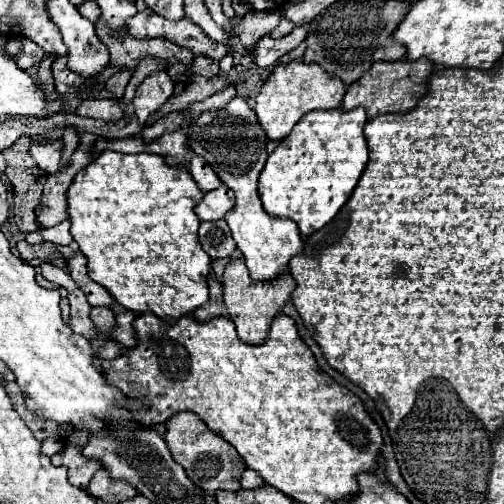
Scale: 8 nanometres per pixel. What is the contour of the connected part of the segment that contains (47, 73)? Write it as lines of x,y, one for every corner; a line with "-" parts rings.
46,55
40,63
38,63
38,81
40,83
52,83
52,63
54,63
56,55

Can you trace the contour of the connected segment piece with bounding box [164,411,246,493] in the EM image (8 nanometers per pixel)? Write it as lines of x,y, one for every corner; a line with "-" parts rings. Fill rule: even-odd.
184,411
184,413
176,413
174,417
170,417
166,421
164,441
168,443
172,457
184,467
188,477
206,493
214,493
218,489
224,489
224,491
240,489
240,475
246,467
242,457
230,443
226,443
216,433
212,433
194,413

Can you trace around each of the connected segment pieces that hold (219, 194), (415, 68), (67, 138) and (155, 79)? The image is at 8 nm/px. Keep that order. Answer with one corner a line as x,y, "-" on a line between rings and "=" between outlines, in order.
226,185
204,193
202,201
196,205
196,215
200,217
200,221
214,221
214,219
222,219
234,205
234,193
232,189
228,189
=
416,59
416,61
378,61
372,65
368,73
360,77
358,83
352,83
350,89
344,95
342,109
350,111
358,105
366,107
368,117
376,117
378,113
408,113
416,107
418,99
422,99
428,93
428,77
432,73
432,63
428,59
=
68,127
68,129
64,129
62,141
64,141
64,153
62,153
62,159
60,159
60,169
64,169
64,165
68,165
70,155
72,155
74,149
80,145
80,137
74,133
72,127
=
166,71
150,73
136,89
136,95
132,99
134,111
140,119
140,123
146,123
146,119
160,109
160,105
174,93
174,81

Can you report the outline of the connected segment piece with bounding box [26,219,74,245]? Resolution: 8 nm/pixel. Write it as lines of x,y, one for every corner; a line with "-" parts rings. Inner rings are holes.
66,219
62,225
56,225
52,229
38,229
36,233
28,233
28,237
32,243
42,243
42,241
50,241
56,245
72,245
72,235
70,235
70,221

